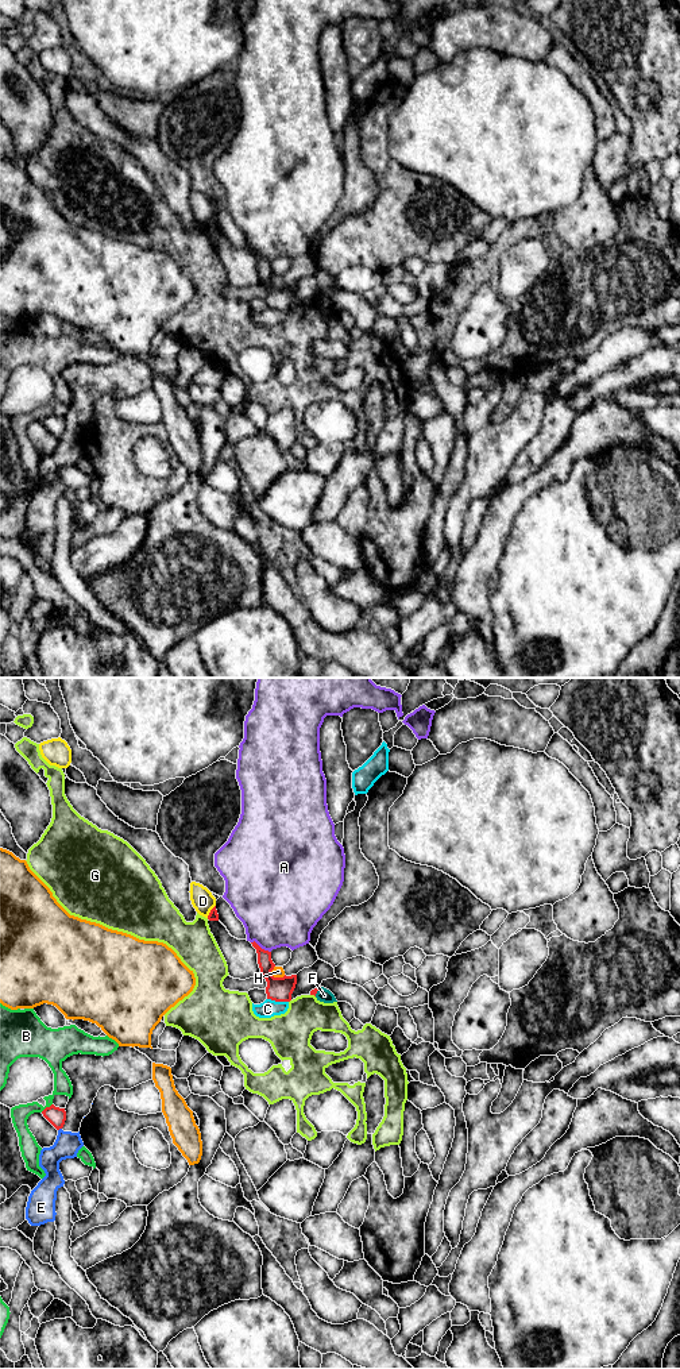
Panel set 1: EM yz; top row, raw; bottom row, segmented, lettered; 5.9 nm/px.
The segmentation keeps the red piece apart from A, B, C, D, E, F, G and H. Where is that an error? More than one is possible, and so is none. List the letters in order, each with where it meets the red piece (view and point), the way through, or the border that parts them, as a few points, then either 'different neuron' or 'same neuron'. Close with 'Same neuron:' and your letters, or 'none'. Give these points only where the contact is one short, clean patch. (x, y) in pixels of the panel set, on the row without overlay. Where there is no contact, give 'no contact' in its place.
A: contact yz (259, 255); different neuron
B: contact yz (46, 416); different neuron
C: contact yz (278, 309); different neuron
D: contact yz (211, 220); different neuron
E: contact yz (60, 436); border yz (61, 436), (58, 439); different neuron
F: contact yz (316, 301); border yz (319, 297), (315, 304); different neuron
G: contact yz (313, 303); different neuron
H: contact yz (277, 286); different neuron
Same neuron: none

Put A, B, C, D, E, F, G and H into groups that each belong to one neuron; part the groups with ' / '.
A / B / C / D / E / F / G / H

